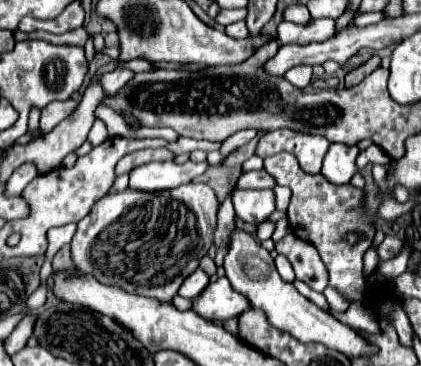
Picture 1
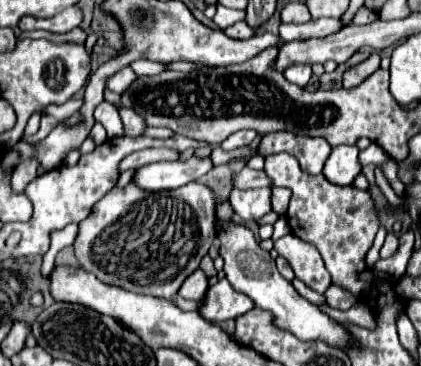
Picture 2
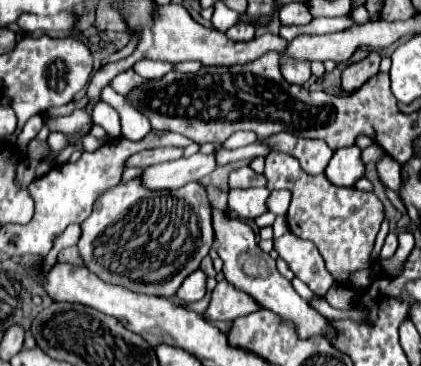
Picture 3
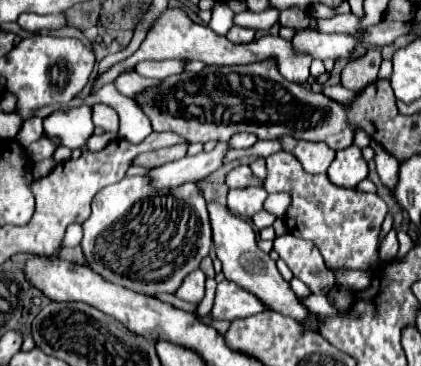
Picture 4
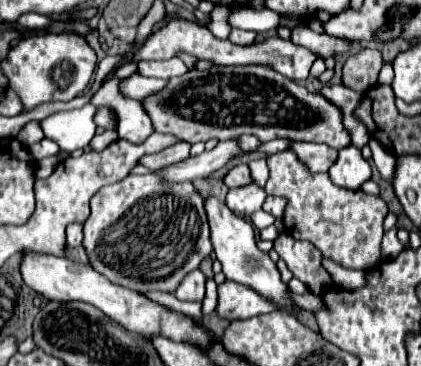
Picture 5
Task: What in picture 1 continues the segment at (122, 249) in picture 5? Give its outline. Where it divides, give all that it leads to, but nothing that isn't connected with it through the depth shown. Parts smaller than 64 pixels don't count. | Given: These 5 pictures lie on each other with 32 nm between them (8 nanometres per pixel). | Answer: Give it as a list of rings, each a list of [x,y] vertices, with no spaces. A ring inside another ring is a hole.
[[[194,182],[160,192],[140,192],[126,188],[124,192],[108,194],[100,198],[92,206],[92,212],[88,212],[88,216],[78,222],[78,230],[70,242],[72,262],[78,272],[90,274],[106,286],[118,286],[130,294],[170,302],[182,282],[198,268],[200,258],[212,246],[218,208],[220,202],[216,200],[214,190],[208,184]]]

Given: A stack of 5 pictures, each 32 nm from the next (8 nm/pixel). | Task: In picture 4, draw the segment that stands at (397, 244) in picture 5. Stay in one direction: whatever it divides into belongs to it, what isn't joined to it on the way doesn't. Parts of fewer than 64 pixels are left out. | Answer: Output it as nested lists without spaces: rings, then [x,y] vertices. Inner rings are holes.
[[[390,230],[388,232],[388,236],[384,238],[384,242],[382,242],[382,248],[380,248],[380,260],[390,260],[394,254],[396,254],[396,250],[399,249],[399,242],[397,239],[397,232],[394,230]]]

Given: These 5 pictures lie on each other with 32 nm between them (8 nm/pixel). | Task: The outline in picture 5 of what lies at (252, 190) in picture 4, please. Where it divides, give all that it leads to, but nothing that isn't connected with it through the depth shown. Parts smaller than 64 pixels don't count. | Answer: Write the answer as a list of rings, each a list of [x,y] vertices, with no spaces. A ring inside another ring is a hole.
[[[250,184],[244,188],[232,188],[226,196],[226,204],[236,216],[250,218],[254,212],[258,212],[262,208],[266,196],[268,194],[260,186]]]

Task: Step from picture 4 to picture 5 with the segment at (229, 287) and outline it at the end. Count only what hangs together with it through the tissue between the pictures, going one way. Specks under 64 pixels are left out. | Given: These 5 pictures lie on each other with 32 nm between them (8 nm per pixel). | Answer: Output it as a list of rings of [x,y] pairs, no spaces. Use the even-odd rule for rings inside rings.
[[[222,282],[218,286],[218,304],[216,314],[226,320],[246,320],[258,314],[266,314],[276,310],[276,306],[250,288],[236,282]]]

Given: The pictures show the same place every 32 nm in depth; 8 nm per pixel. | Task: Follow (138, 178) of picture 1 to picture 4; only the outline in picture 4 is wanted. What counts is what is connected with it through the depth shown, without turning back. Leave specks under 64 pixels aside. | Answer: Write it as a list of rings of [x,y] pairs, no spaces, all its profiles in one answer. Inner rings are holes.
[[[218,142],[212,152],[184,156],[176,162],[150,168],[148,170],[150,184],[154,188],[176,188],[186,182],[198,182],[222,166],[222,156],[226,150],[228,150],[228,144]]]

